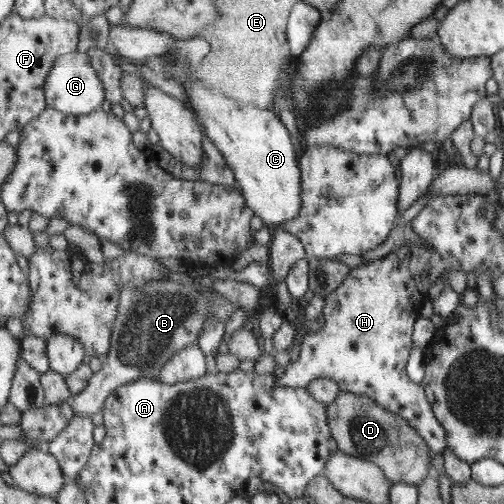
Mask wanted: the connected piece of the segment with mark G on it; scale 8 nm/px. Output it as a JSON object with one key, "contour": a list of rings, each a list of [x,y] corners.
{"contour":[[[71,50],[60,56],[45,86],[49,106],[70,115],[82,116],[102,109],[108,91],[92,61],[92,52]]]}

